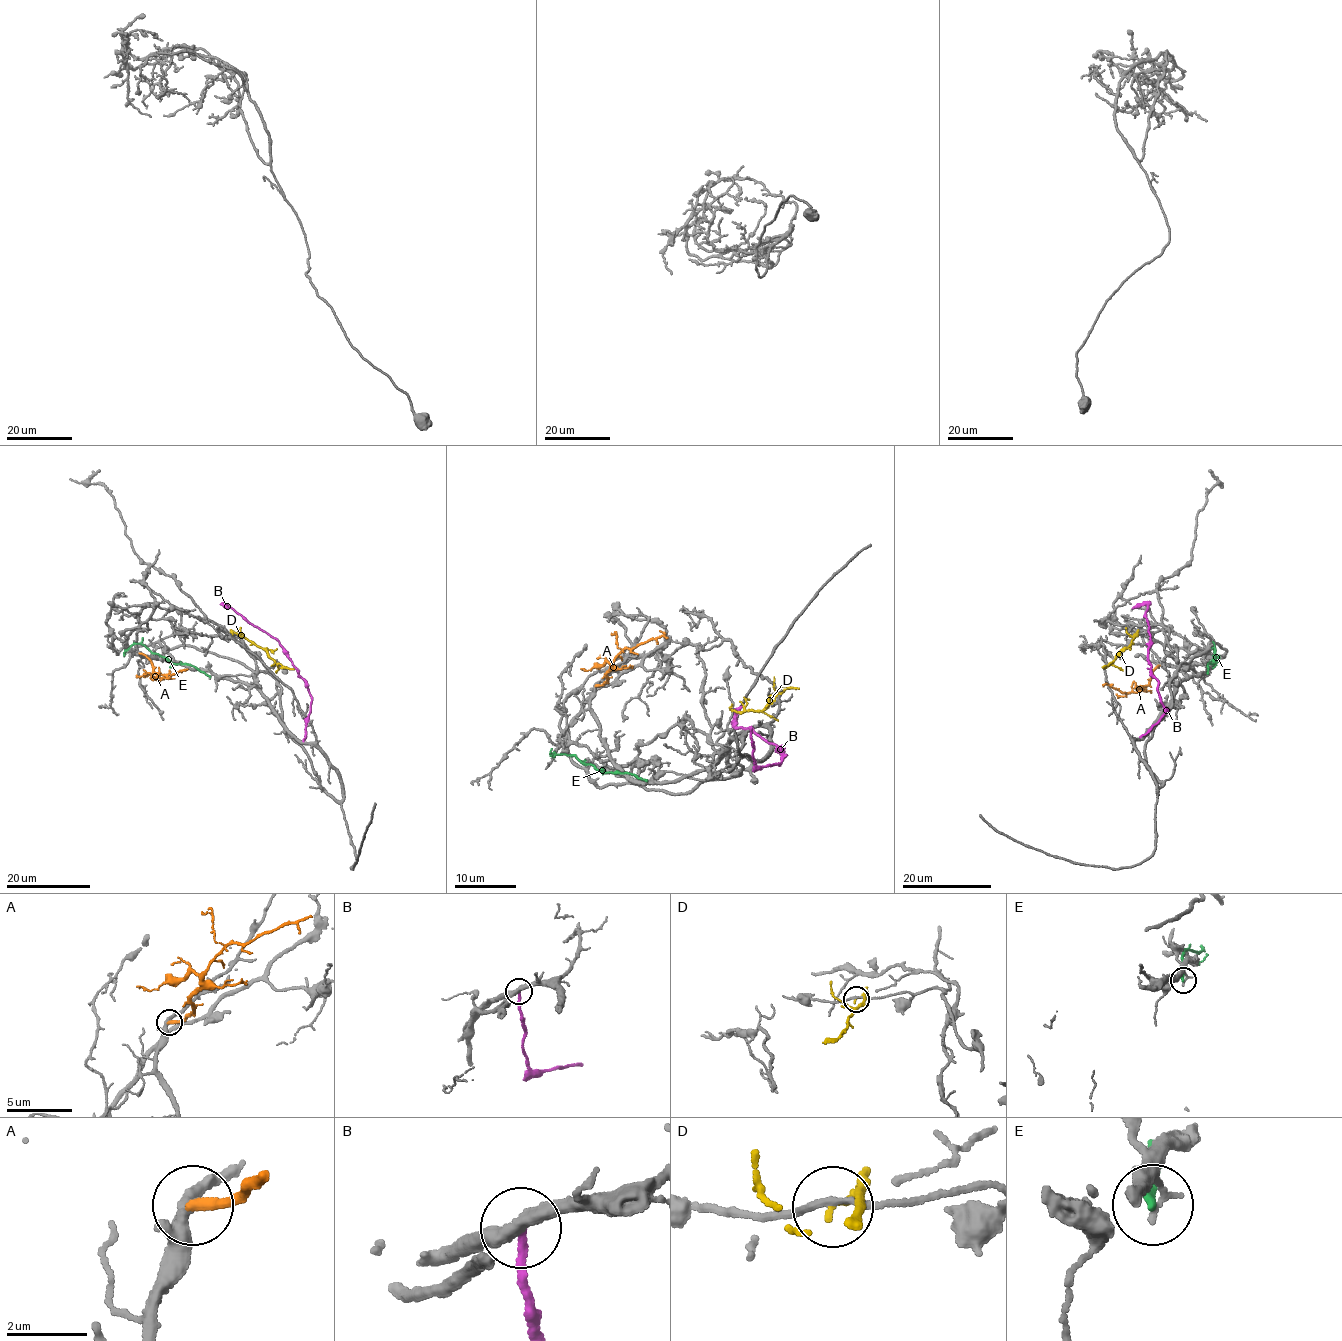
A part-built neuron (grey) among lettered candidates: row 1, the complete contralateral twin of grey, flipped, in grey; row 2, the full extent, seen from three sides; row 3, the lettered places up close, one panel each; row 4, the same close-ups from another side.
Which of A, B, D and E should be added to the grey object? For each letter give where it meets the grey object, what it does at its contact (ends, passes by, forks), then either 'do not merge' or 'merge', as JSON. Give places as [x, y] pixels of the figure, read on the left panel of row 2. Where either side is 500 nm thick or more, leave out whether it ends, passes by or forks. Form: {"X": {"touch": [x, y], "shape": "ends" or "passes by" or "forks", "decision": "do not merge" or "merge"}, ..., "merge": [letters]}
{"A": {"touch": [139, 653], "shape": "ends", "decision": "merge"}, "B": {"touch": [303, 740], "shape": "ends", "decision": "do not merge"}, "D": {"touch": [232, 633], "shape": "passes by", "decision": "do not merge"}, "E": {"touch": [210, 677], "shape": "ends", "decision": "do not merge"}, "merge": ["A"]}

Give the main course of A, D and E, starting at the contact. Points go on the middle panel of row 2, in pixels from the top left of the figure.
A: (595, 685), (607, 681), (605, 677), (613, 661), (626, 648), (633, 649), (659, 638), (663, 633), (659, 630)
D: (731, 705), (732, 710), (738, 712), (764, 709), (771, 697), (785, 689), (799, 688)
E: (646, 781), (629, 773), (605, 773), (569, 756), (551, 753), (552, 748)

